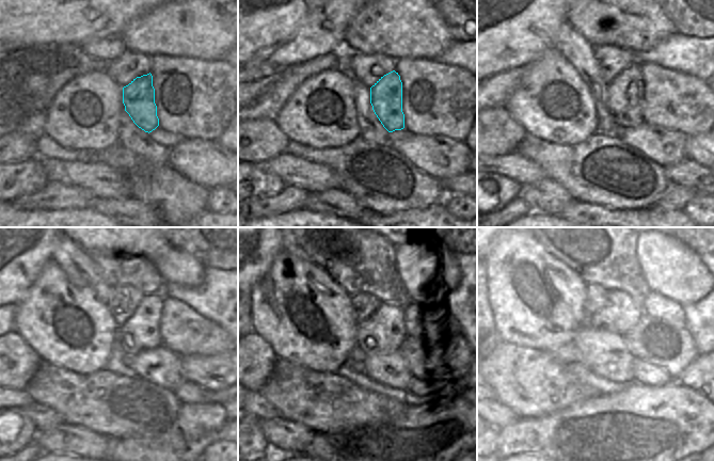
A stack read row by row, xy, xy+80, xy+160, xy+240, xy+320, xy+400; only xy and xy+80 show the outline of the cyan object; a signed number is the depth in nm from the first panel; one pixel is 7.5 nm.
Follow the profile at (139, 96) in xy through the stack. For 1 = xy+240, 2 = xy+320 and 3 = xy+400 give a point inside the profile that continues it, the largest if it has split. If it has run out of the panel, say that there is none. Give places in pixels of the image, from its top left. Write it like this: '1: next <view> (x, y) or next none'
1: next xy+240 (141, 332)
2: next xy+320 (383, 331)
3: next xy+400 (620, 314)

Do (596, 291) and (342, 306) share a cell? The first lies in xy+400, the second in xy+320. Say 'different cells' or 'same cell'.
different cells

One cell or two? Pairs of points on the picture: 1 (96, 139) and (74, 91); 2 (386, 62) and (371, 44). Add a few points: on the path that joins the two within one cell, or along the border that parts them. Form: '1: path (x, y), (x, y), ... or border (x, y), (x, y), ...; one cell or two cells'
1: path (96, 126), (101, 116), (86, 100); one cell
2: border (356, 51), (381, 52), (395, 60); two cells

